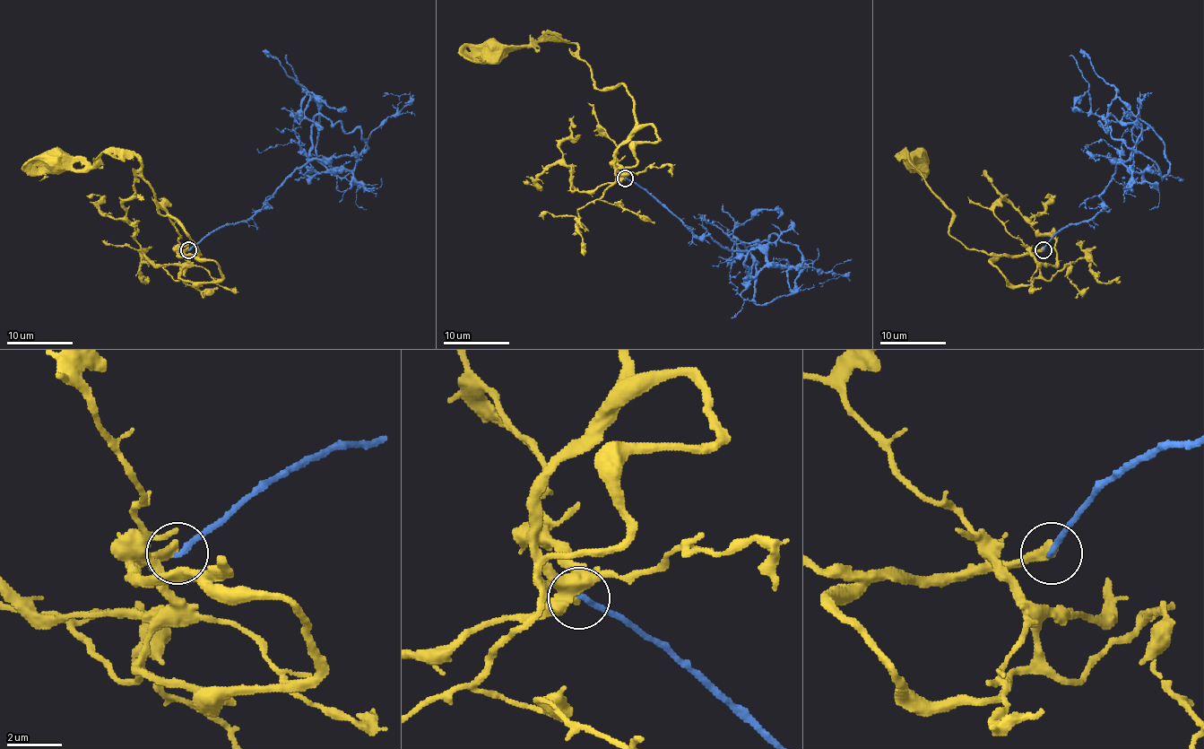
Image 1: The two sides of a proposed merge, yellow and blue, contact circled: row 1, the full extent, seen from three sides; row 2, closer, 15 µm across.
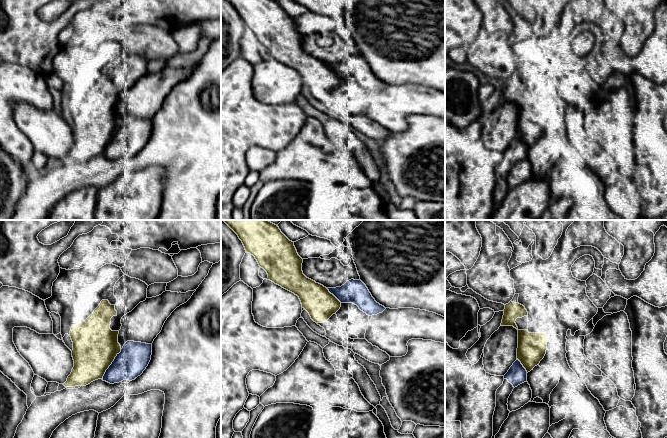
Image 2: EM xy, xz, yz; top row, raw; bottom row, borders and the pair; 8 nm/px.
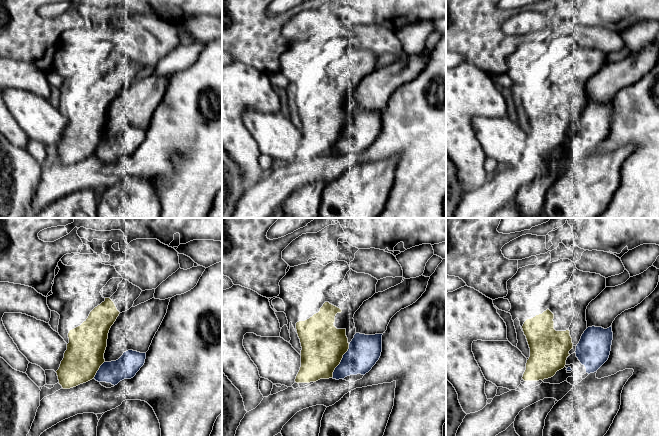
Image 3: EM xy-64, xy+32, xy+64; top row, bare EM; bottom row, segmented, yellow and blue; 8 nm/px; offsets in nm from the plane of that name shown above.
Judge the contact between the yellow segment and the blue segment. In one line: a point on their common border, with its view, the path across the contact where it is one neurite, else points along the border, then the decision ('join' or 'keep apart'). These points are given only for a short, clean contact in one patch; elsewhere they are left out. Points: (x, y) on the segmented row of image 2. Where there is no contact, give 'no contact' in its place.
contact xy (111, 363); keep apart

